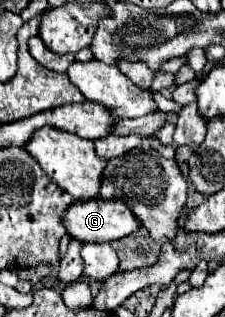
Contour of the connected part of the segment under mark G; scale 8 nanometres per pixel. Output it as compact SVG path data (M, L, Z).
M82 201L72 203L62 215L66 233L82 243L110 243L140 227L132 211L122 201Z

